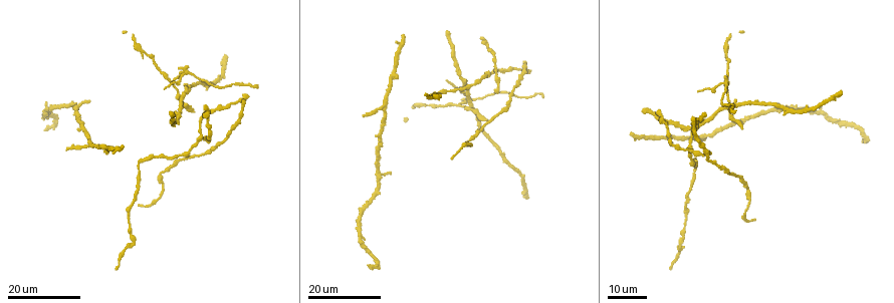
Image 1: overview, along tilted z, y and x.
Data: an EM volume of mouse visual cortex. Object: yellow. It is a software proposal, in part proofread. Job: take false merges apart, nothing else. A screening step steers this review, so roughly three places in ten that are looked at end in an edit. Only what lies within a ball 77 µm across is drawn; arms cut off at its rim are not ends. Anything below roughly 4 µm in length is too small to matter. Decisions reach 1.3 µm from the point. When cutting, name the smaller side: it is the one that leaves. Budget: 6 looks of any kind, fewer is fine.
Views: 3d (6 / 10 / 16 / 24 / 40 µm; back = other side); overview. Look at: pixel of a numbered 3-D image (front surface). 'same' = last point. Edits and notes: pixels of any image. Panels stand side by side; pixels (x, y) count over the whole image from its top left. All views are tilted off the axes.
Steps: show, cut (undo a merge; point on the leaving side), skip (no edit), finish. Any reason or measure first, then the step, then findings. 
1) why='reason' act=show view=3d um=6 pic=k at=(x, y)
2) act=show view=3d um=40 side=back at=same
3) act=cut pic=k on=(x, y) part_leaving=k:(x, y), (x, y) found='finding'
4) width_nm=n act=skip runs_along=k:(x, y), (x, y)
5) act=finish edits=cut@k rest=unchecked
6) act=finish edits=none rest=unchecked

act=show view=3d um=24 pic=1 at=(181, 114)

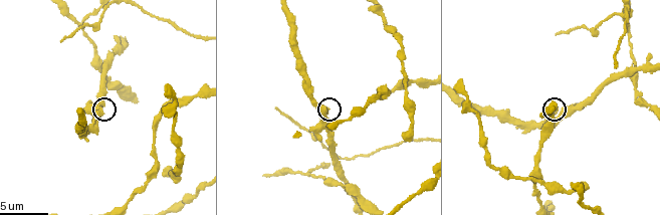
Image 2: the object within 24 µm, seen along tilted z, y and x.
act=show view=3d um=6 pic=2 at=(102, 111)

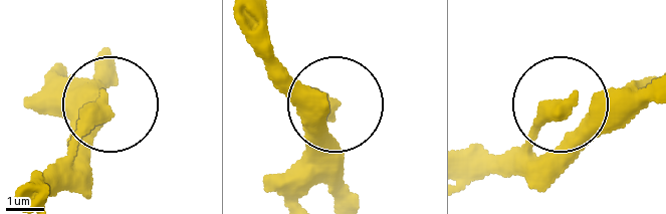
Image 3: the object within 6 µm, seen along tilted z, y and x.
why='from behind' act=show view=3d um=6 side=back pic=3 at=(100, 110)

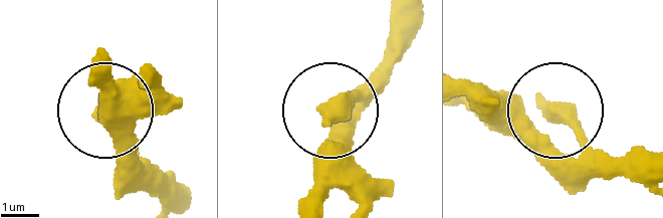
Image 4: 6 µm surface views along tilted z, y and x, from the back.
width_nm=400 act=skip found='continuous, no second cell'

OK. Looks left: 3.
why='three arms meet' act=show view=3d um=10 pic=2 at=(81, 23)

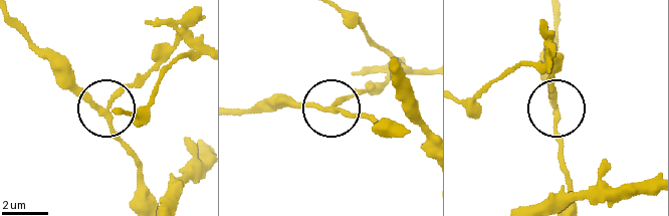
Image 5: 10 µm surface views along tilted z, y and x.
act=show view=3d um=6 pic=5 at=(556, 108)

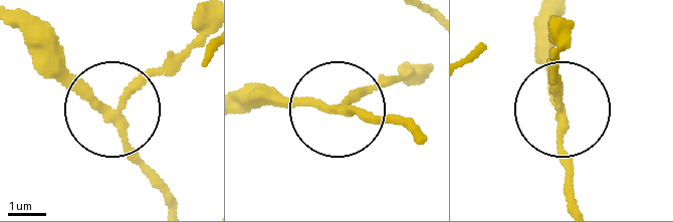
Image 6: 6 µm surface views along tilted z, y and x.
side_arm_um=24 act=cut pic=6 on=(165, 70) part_leaving=6:(121, 106), (204, 33) found='a second cell is stuck on'

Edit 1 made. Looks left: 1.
act=finish edits=cut@6 rest=unchecked

